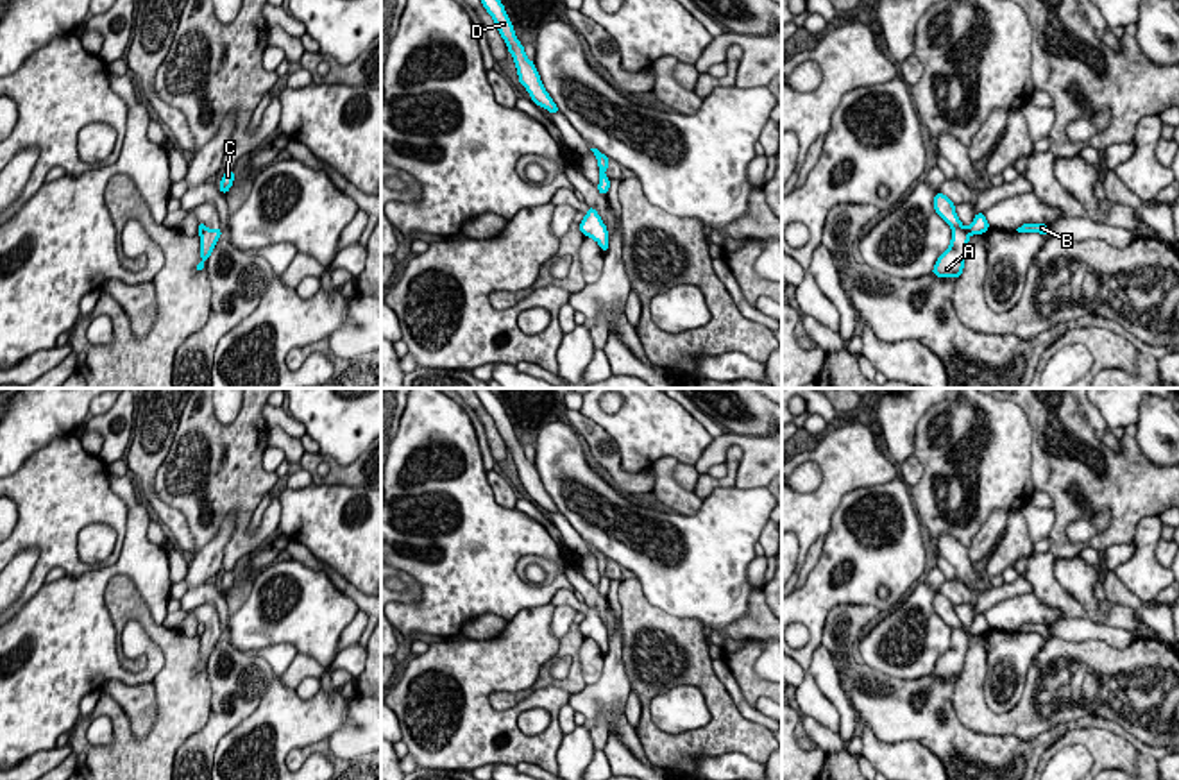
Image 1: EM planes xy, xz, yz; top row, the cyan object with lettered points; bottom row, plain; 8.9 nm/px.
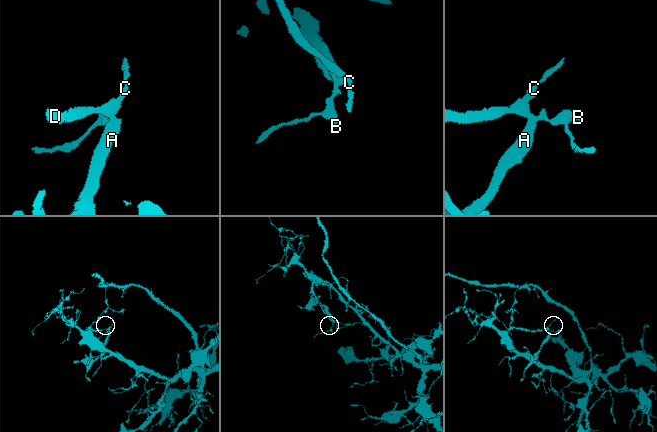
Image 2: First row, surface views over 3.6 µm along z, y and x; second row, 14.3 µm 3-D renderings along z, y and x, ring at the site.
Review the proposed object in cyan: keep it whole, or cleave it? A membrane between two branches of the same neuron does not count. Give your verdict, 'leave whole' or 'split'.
split

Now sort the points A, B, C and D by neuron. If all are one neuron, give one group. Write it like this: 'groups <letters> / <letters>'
groups A / B C D

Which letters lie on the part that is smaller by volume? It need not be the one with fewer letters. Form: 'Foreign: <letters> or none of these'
Foreign: A

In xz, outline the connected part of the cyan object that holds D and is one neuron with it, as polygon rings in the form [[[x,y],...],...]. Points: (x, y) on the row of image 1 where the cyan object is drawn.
[[[481,0],[481,4],[487,9],[487,13],[494,18],[494,23],[496,23],[501,38],[505,39],[508,52],[513,57],[519,82],[526,88],[531,100],[539,107],[547,109],[549,113],[560,113],[560,109],[556,107],[556,104],[553,102],[553,98],[546,91],[546,88],[540,81],[540,75],[535,68],[535,63],[526,57],[524,47],[517,39],[517,36],[513,32],[513,25],[510,21],[501,0]]]

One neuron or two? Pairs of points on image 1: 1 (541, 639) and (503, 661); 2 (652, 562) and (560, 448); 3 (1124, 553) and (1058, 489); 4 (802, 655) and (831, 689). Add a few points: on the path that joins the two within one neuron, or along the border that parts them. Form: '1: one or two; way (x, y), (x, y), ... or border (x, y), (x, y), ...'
1: one; way (532, 643), (512, 659)
2: one; way (625, 534), (568, 476)
3: two; border (1131, 541), (1113, 544), (1102, 555)
4: two; border (820, 644), (813, 653), (809, 673), (829, 702)

